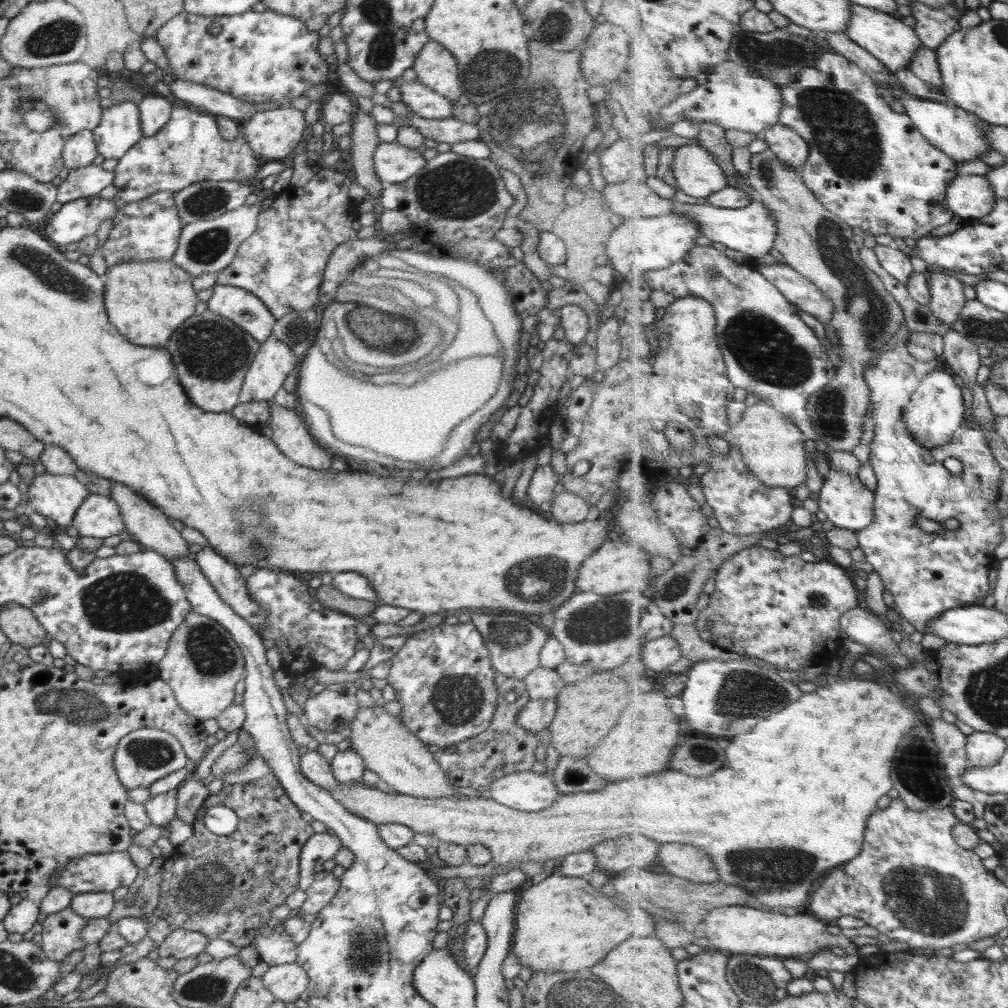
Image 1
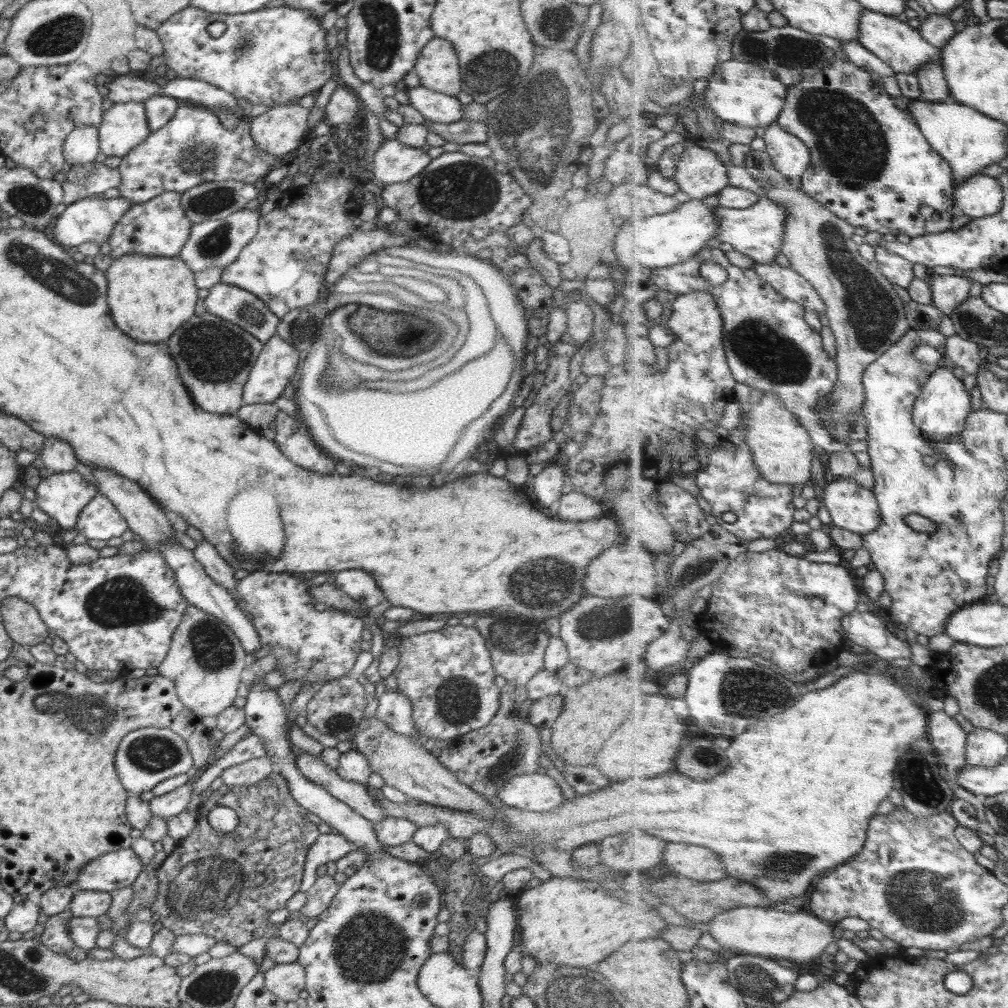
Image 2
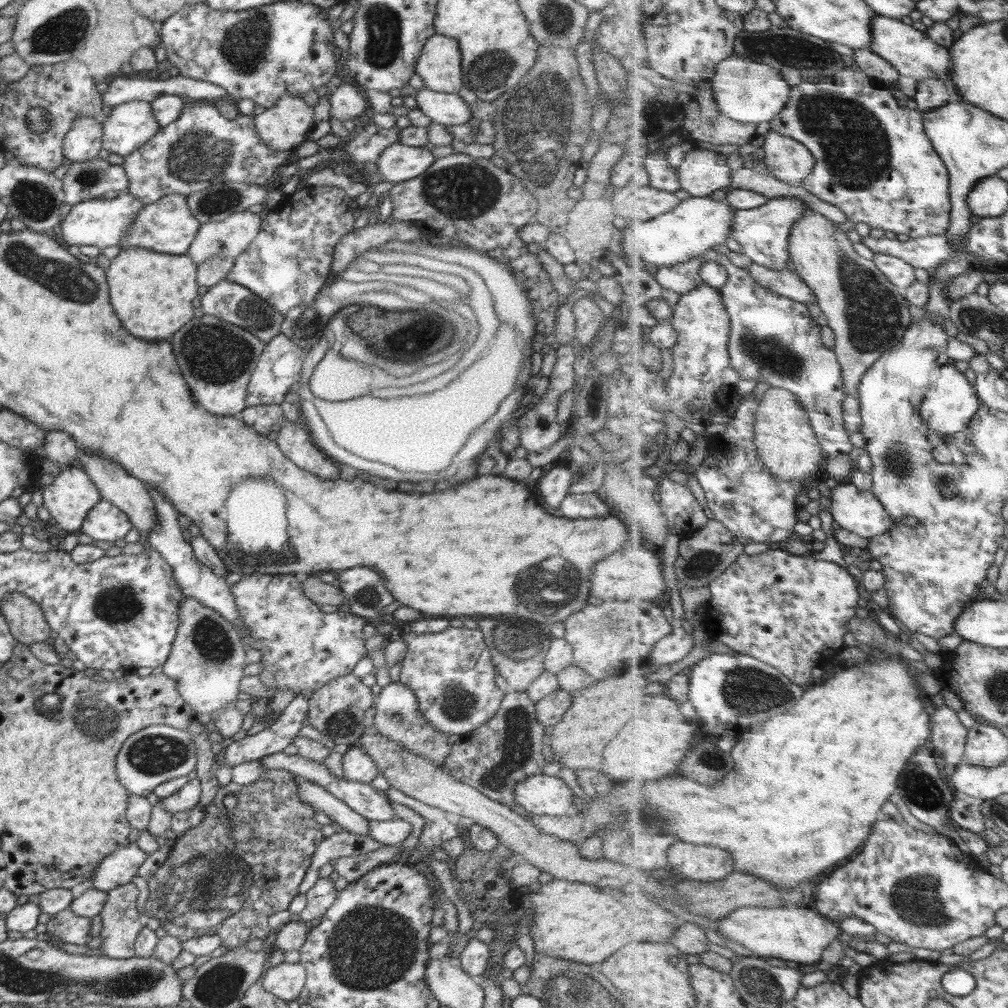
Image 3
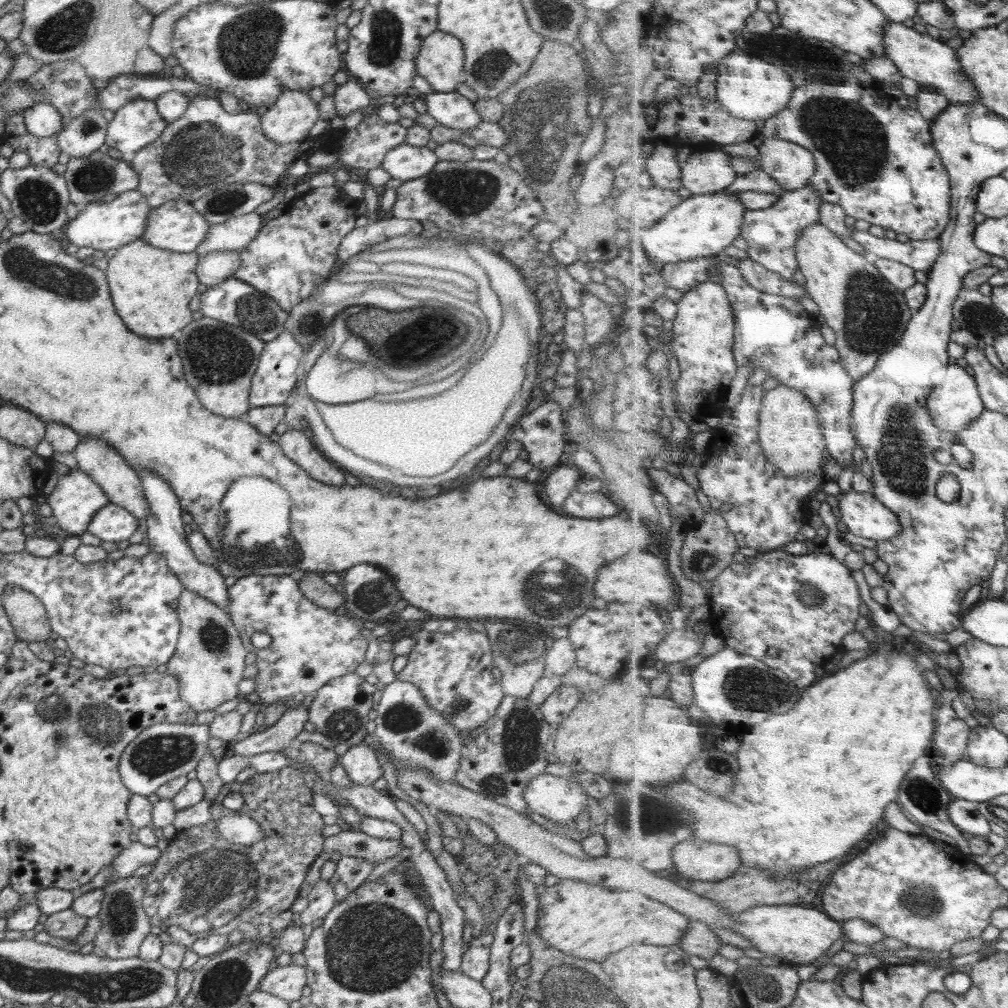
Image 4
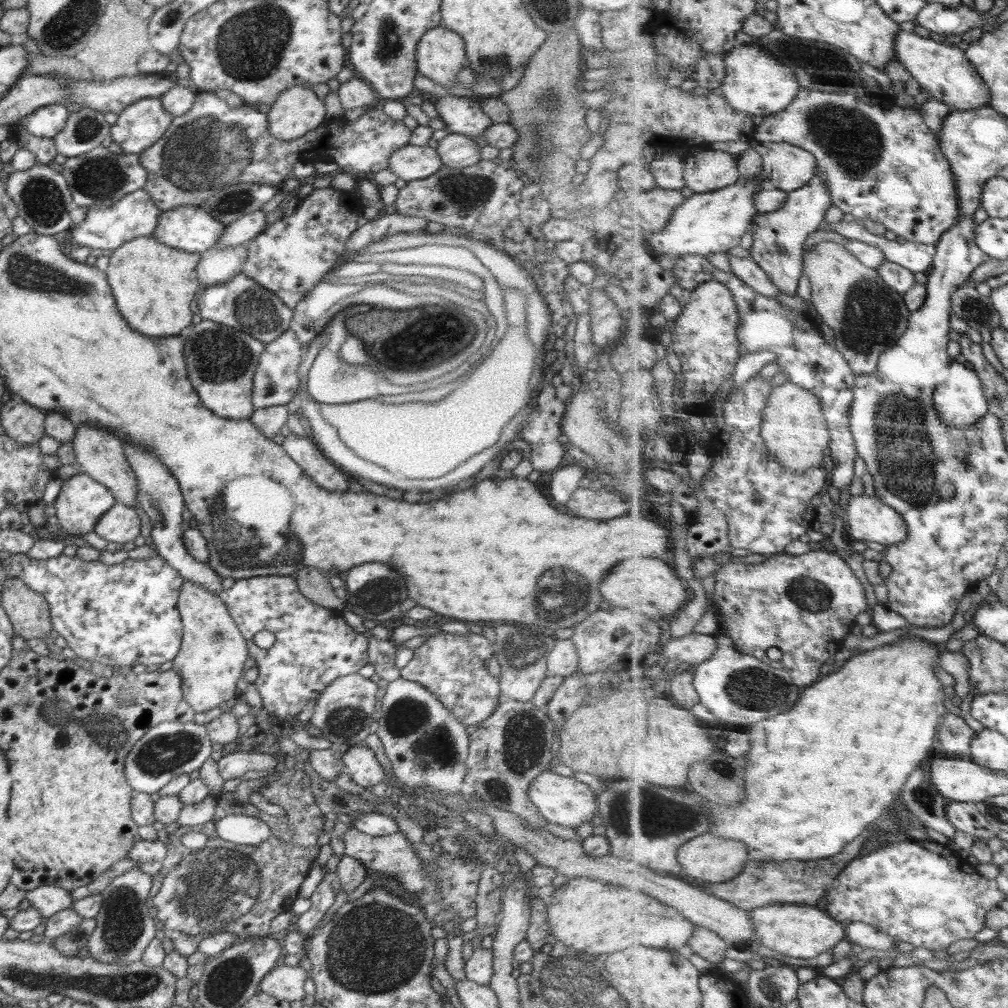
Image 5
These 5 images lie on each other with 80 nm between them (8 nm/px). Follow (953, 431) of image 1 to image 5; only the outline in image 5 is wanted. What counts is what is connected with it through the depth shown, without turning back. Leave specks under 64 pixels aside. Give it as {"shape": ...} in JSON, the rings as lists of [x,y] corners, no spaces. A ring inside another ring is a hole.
{"shape":[[[953,362],[948,380],[941,384],[934,395],[936,410],[944,423],[954,429],[965,430],[972,428],[978,420],[982,420],[991,412],[991,404],[984,390],[983,380],[975,369],[966,368],[964,363]]]}

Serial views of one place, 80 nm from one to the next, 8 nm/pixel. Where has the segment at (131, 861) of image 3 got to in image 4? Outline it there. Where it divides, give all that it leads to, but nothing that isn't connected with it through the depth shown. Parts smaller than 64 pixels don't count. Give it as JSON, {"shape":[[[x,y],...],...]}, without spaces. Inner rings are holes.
{"shape":[[[138,841],[132,842],[111,862],[113,874],[104,886],[120,878],[128,878],[140,866],[157,861],[161,851],[157,846],[146,846]]]}

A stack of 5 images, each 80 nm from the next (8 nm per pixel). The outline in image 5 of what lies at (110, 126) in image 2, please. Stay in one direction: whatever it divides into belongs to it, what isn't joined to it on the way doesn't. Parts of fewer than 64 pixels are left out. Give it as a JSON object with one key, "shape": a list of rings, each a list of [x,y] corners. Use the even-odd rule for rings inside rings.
{"shape":[[[159,98],[140,99],[129,104],[118,115],[117,121],[111,126],[112,142],[120,144],[126,154],[139,155],[145,148],[151,147],[166,132],[174,116],[168,114]]]}

